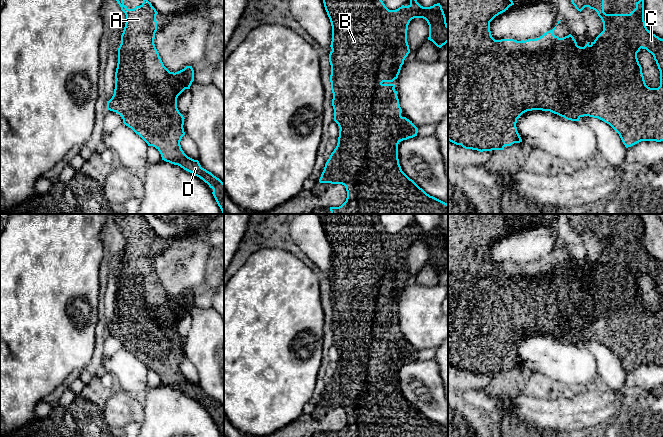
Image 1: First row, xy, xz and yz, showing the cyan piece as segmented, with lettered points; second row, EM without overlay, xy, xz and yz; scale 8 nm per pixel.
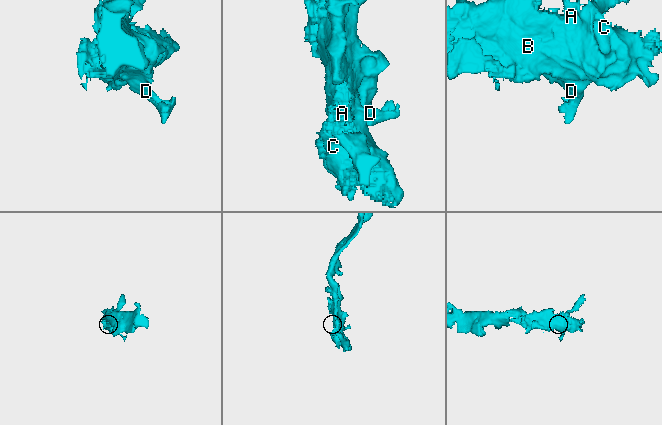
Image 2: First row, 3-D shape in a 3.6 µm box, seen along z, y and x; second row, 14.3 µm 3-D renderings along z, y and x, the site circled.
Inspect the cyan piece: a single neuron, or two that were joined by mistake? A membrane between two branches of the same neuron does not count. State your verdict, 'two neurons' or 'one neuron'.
one neuron

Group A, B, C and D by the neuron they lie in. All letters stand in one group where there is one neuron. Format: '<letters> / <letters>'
A B C D

